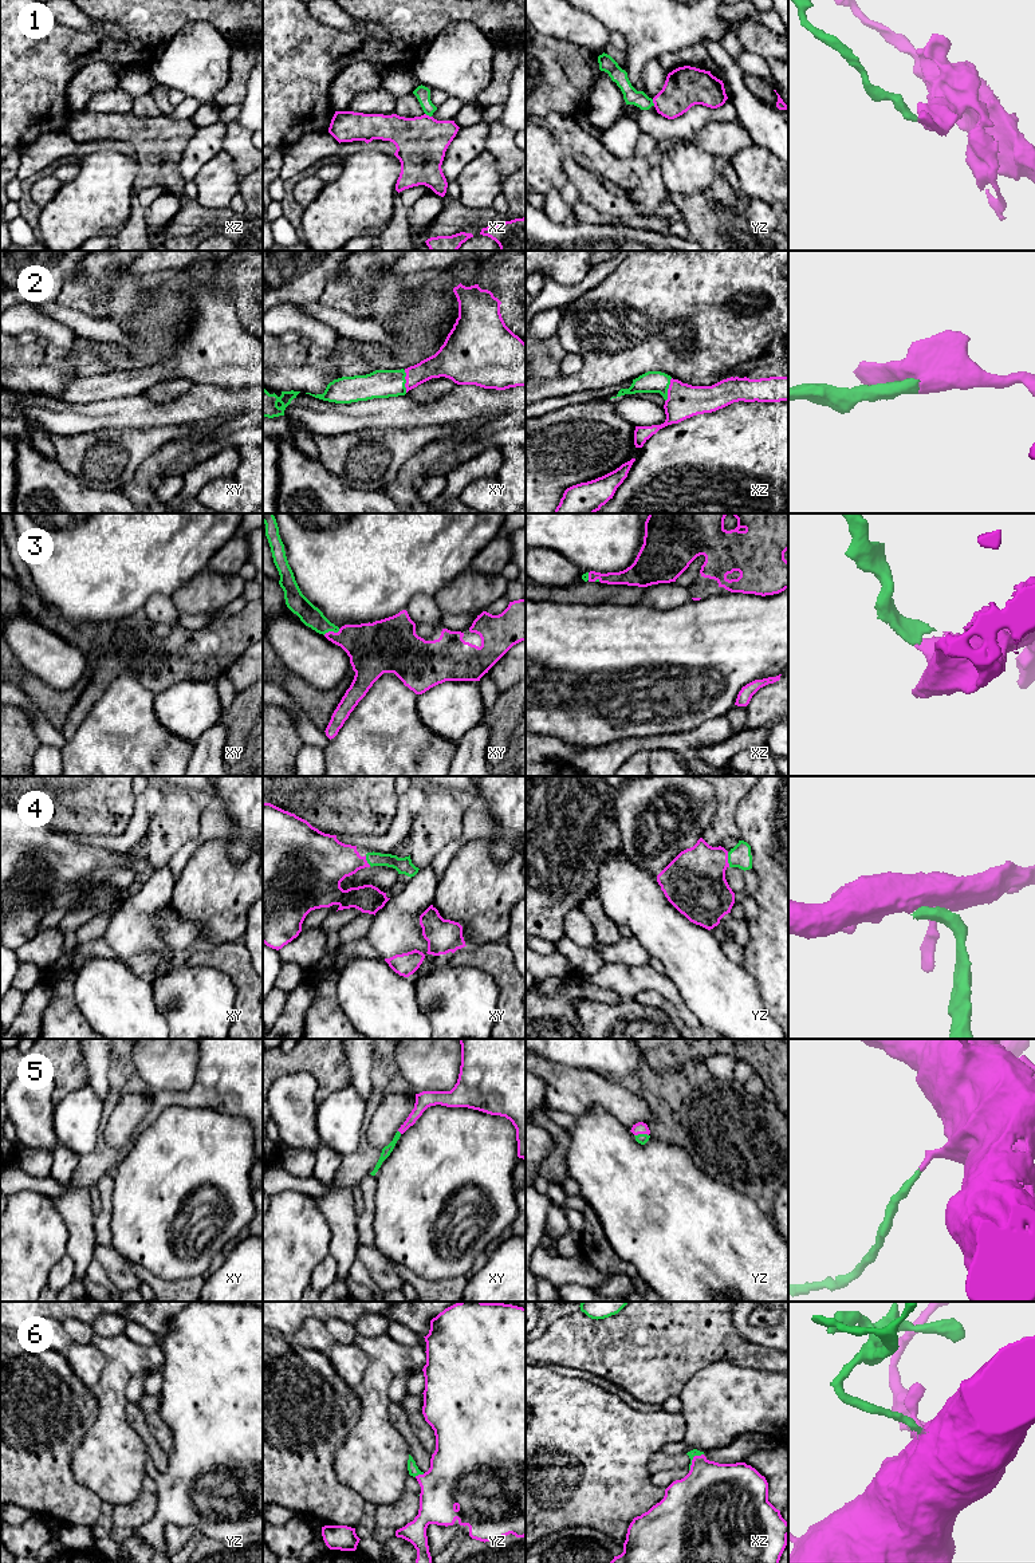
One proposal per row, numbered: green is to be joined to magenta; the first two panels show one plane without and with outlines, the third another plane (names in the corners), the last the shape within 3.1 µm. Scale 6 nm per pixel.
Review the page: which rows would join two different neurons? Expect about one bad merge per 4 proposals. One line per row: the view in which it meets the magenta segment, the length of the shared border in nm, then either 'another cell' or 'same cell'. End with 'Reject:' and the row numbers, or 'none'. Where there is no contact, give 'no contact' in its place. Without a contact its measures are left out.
1: meets magenta in xz; contact 50 nm long; another cell
2: meets magenta in xz; contact 150 nm long; same cell
3: meets magenta in xy; contact 110 nm long; same cell
4: meets magenta in yz; contact 90 nm long; same cell
5: meets magenta in yz; contact 90 nm long; same cell
6: meets magenta in xz; contact 140 nm long; same cell
Reject: 1

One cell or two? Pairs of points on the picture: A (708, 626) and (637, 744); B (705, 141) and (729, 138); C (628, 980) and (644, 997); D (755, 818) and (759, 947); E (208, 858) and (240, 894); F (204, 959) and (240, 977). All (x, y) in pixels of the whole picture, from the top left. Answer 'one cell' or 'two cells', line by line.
A: two cells
B: one cell
C: two cells
D: one cell
E: one cell
F: one cell

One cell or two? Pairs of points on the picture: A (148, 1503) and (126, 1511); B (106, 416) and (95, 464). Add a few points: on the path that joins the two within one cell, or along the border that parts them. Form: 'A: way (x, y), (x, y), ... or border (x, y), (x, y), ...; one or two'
A: way (142, 1508), (132, 1511); one
B: border (136, 429), (99, 429), (73, 436); two

